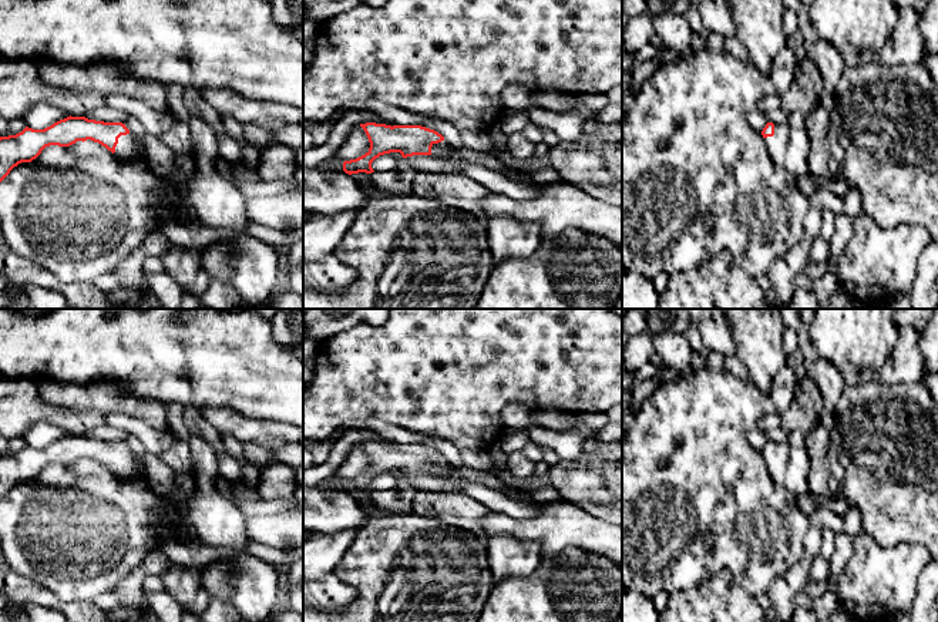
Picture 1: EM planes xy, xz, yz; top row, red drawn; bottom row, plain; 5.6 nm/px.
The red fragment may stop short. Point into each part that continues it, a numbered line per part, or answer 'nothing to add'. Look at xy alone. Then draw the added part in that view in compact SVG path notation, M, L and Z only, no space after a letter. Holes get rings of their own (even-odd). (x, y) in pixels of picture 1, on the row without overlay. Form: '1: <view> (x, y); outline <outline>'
1: xy (128, 466); outline M131 451L118 457L114 474L121 478L145 477L148 480L145 464Z

